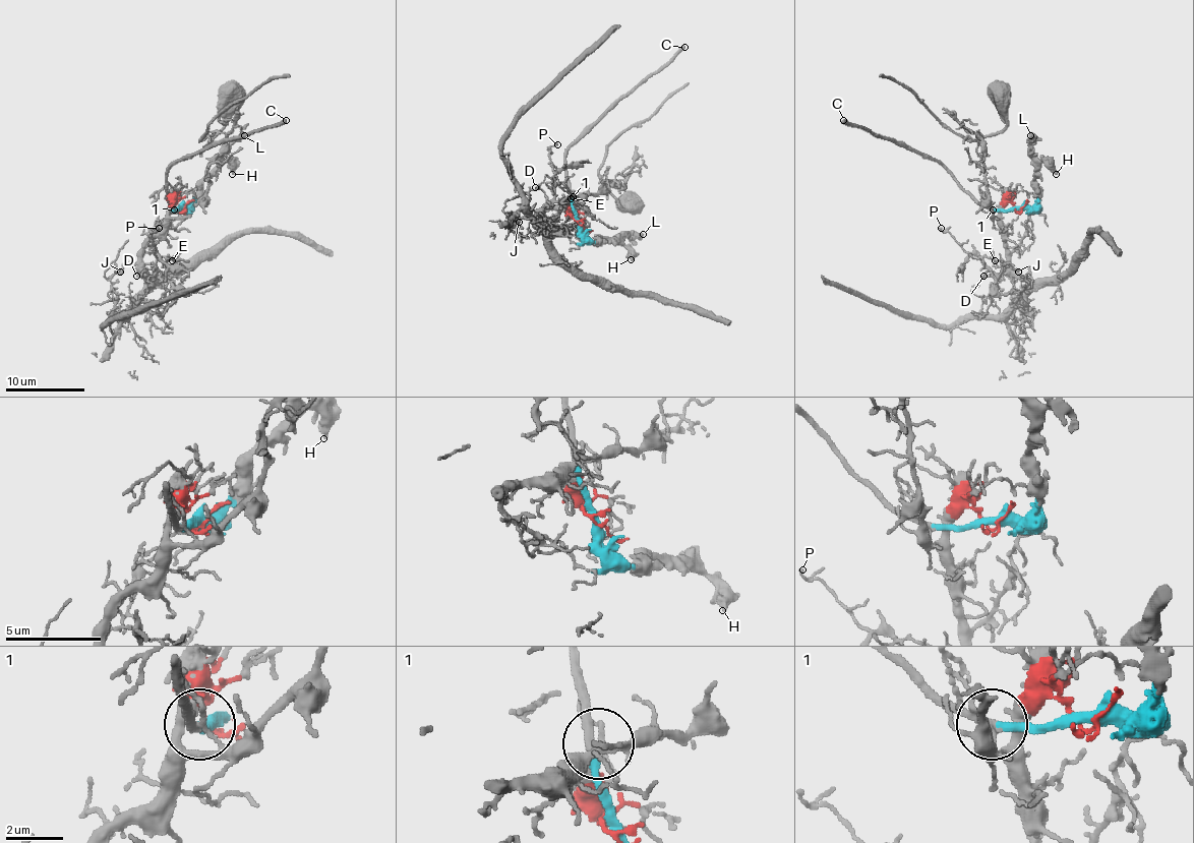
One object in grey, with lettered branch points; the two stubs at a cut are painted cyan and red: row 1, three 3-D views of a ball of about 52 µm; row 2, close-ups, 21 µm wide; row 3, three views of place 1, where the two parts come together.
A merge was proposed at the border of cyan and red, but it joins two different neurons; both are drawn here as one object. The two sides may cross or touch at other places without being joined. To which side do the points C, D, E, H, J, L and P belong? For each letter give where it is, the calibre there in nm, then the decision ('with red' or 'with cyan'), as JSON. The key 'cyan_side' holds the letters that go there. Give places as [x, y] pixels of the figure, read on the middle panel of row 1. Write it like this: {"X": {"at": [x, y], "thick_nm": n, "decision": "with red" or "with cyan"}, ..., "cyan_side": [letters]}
{"C": {"at": [684, 47], "thick_nm": 320, "decision": "with cyan"}, "D": {"at": [535, 187], "thick_nm": 150, "decision": "with red"}, "E": {"at": [571, 198], "thick_nm": 120, "decision": "with red"}, "H": {"at": [631, 259], "thick_nm": 320, "decision": "with cyan"}, "J": {"at": [519, 222], "thick_nm": 90, "decision": "with red"}, "L": {"at": [643, 234], "thick_nm": 480, "decision": "with cyan"}, "P": {"at": [557, 144], "thick_nm": 110, "decision": "with red"}, "cyan_side": ["C", "H", "L"]}

